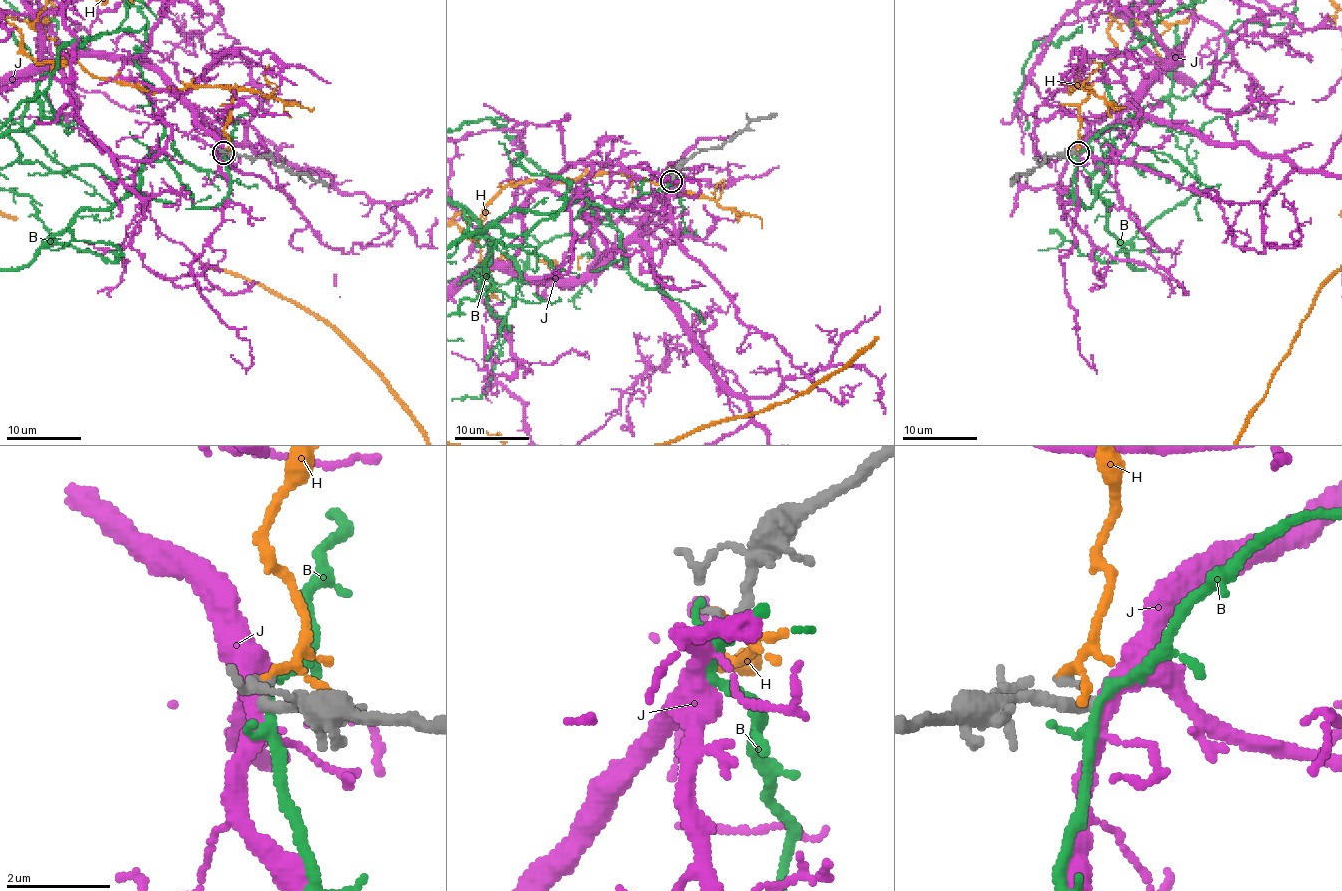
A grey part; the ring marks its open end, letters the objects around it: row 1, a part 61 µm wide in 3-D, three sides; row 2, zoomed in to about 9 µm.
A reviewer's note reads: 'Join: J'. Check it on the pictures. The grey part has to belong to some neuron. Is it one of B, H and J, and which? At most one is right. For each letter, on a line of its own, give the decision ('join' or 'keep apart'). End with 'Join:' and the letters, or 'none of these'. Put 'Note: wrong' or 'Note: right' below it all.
B: keep apart
H: keep apart
J: join
Join: J
Note: right

